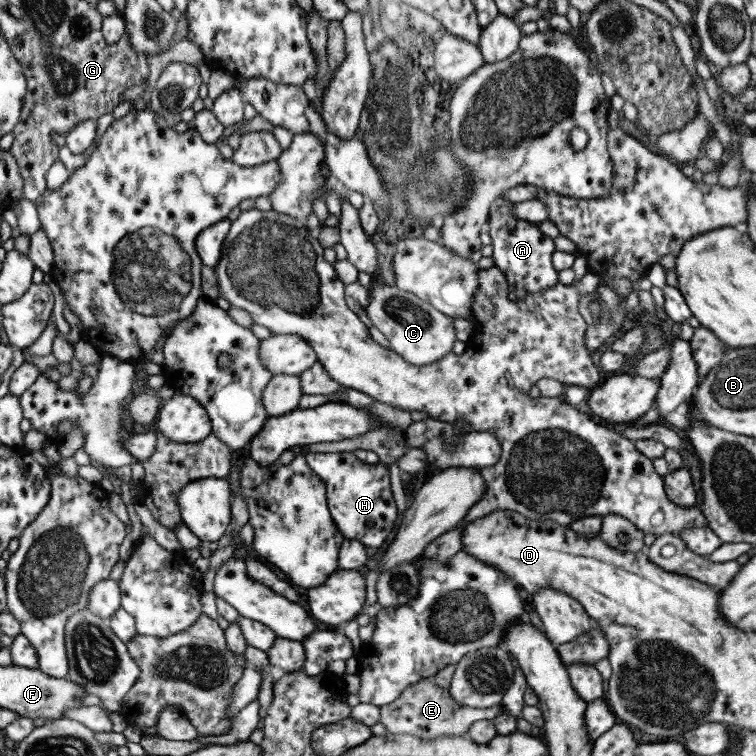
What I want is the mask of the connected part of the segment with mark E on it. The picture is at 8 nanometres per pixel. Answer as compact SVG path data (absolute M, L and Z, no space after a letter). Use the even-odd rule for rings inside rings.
M428 678L419 679L407 687L393 702L379 707L379 720L389 734L409 734L429 740L438 736L461 736L476 720L492 720L503 712L502 706L471 708L449 697L449 688L437 687Z

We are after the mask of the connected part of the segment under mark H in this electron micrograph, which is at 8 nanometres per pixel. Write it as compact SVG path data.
M304 452L303 456L307 467L325 485L326 505L330 517L335 523L336 529L344 539L357 540L369 551L373 552L385 542L389 532L393 530L393 524L397 520L397 509L390 490L391 474L388 473L383 463L367 464L357 459L352 452L315 453Z

